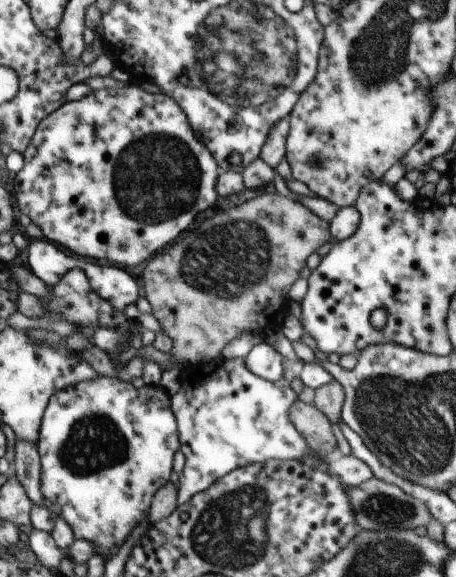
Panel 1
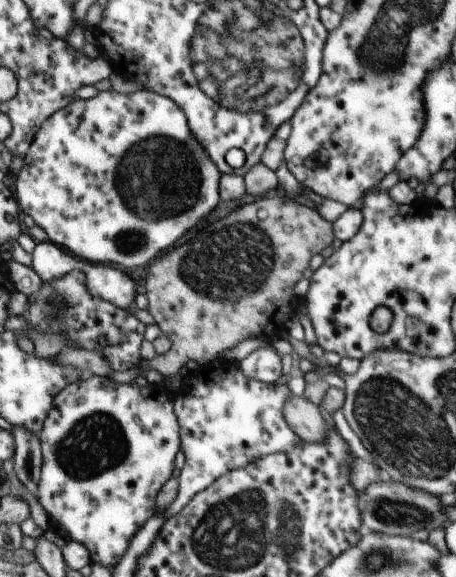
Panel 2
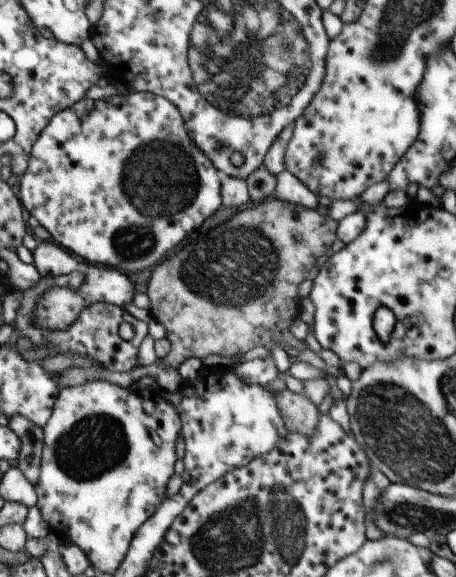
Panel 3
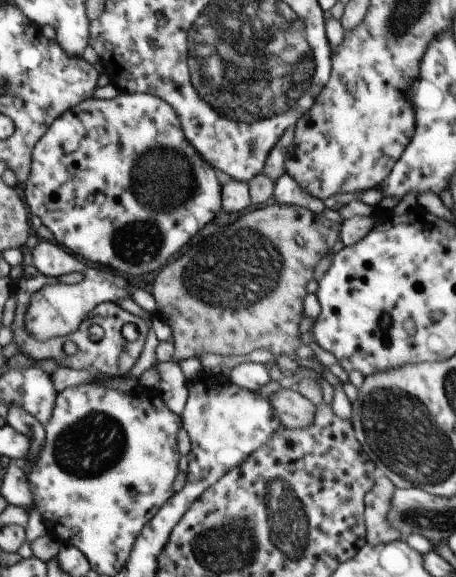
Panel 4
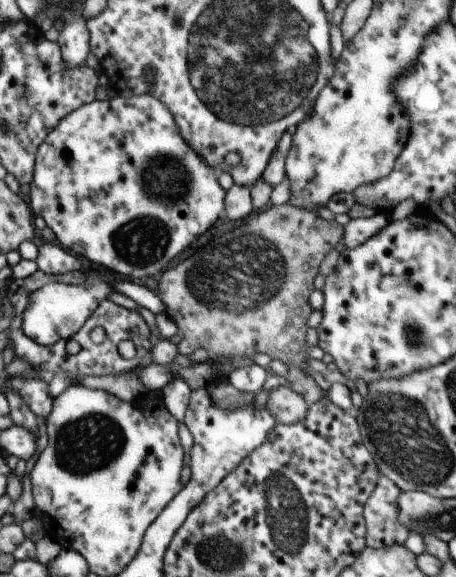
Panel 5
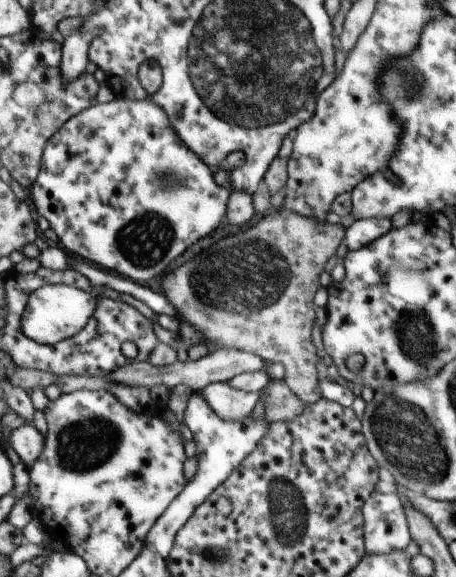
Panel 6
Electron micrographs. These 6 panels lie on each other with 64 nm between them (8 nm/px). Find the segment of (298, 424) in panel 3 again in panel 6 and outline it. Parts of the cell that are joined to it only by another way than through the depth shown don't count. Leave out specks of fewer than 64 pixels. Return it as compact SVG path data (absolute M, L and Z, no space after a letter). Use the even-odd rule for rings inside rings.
M283 381L271 383L259 393L265 408L265 418L269 423L290 422L304 410L305 404Z

